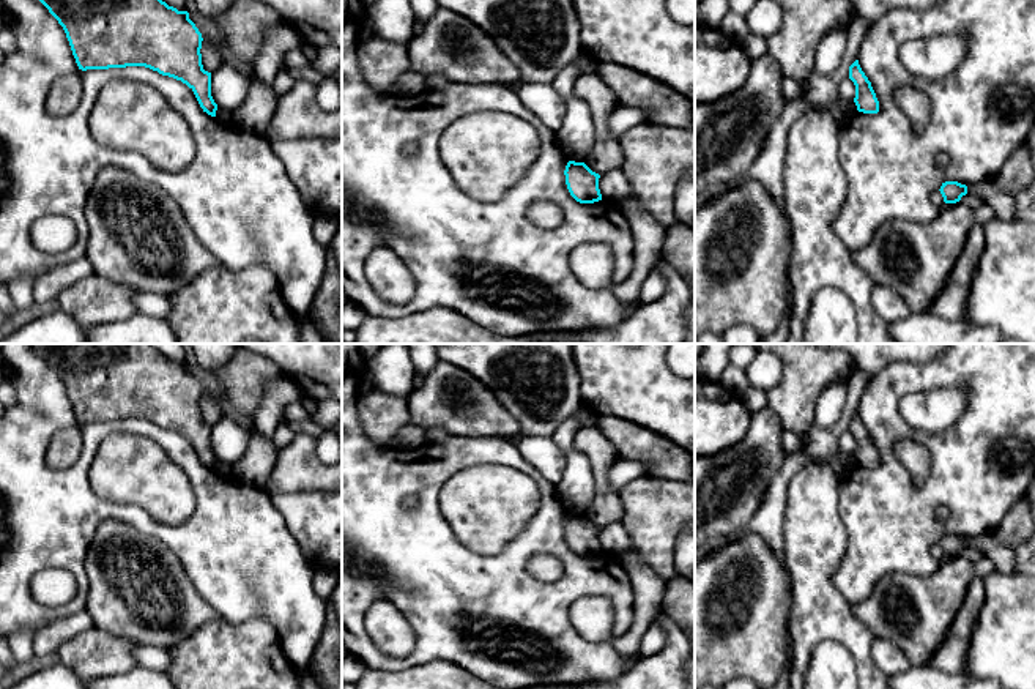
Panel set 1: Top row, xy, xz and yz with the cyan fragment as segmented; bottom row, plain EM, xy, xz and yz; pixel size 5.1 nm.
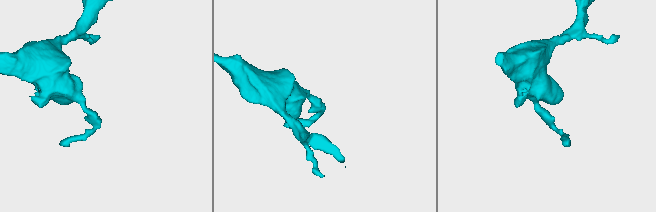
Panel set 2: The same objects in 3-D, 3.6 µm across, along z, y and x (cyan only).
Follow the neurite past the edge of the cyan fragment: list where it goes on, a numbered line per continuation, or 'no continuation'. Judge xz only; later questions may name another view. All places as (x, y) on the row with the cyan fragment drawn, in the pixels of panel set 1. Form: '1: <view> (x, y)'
no continuation

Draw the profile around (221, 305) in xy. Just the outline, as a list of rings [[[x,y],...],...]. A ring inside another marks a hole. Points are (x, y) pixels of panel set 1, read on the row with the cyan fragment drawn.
[[[217,263],[165,298],[170,304],[165,320],[176,344],[299,344],[299,317],[287,306],[276,276],[265,263],[239,270]]]

